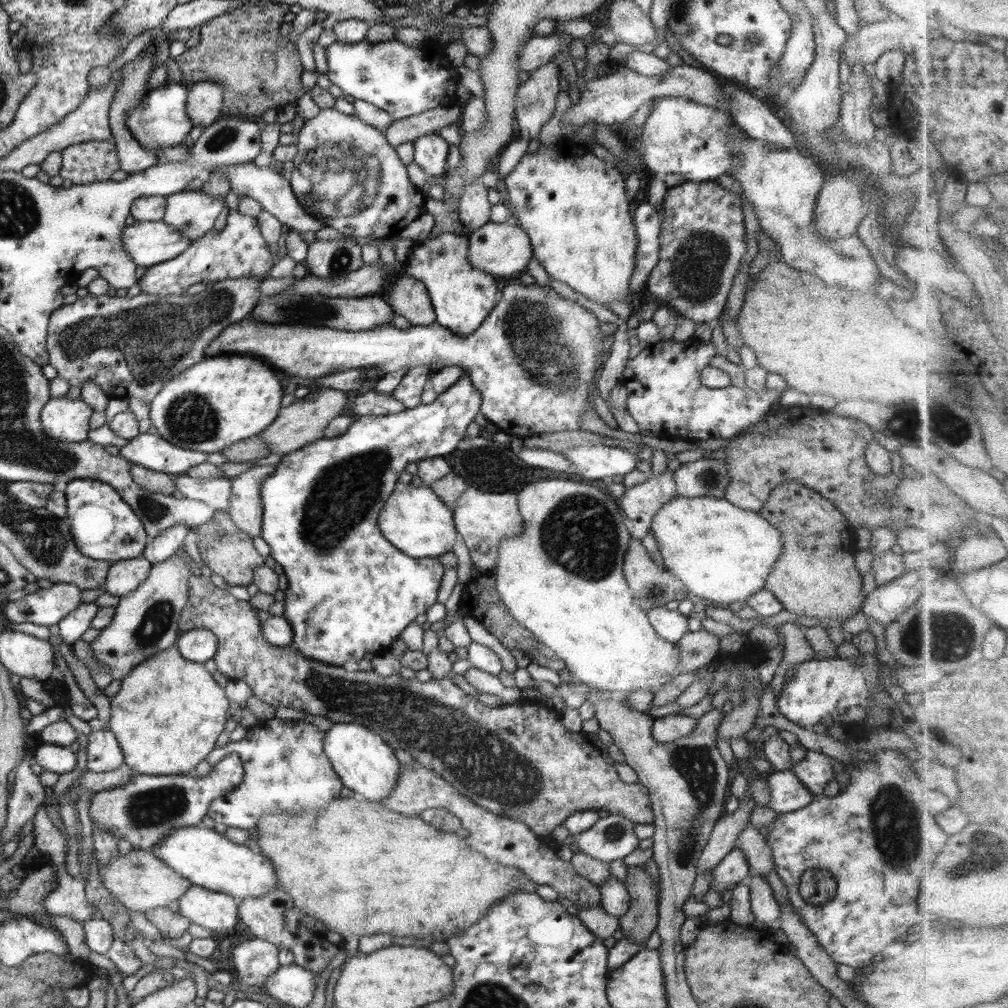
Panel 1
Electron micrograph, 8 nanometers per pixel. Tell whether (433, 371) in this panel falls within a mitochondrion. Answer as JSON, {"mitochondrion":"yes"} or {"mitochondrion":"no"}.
{"mitochondrion":"no"}

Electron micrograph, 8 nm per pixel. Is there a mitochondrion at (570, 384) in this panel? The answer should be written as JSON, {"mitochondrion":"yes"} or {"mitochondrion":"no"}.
{"mitochondrion":"yes"}

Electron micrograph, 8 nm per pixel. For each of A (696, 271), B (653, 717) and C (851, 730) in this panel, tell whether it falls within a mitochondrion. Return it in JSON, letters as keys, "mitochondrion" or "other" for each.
{"A":"mitochondrion","B":"other","C":"other"}

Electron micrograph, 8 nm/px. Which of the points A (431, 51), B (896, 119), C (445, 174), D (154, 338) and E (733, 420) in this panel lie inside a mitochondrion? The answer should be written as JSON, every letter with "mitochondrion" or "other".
{"A":"other","B":"other","C":"other","D":"mitochondrion","E":"other"}

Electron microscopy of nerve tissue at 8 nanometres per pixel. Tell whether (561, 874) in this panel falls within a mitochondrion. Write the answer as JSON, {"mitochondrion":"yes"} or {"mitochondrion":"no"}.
{"mitochondrion":"no"}

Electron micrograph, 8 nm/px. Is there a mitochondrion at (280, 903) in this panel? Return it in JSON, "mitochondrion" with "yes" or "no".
{"mitochondrion":"no"}

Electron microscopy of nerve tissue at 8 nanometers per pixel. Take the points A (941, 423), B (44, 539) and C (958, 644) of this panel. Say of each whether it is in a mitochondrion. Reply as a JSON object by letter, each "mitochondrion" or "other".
{"A":"mitochondrion","B":"mitochondrion","C":"mitochondrion"}

